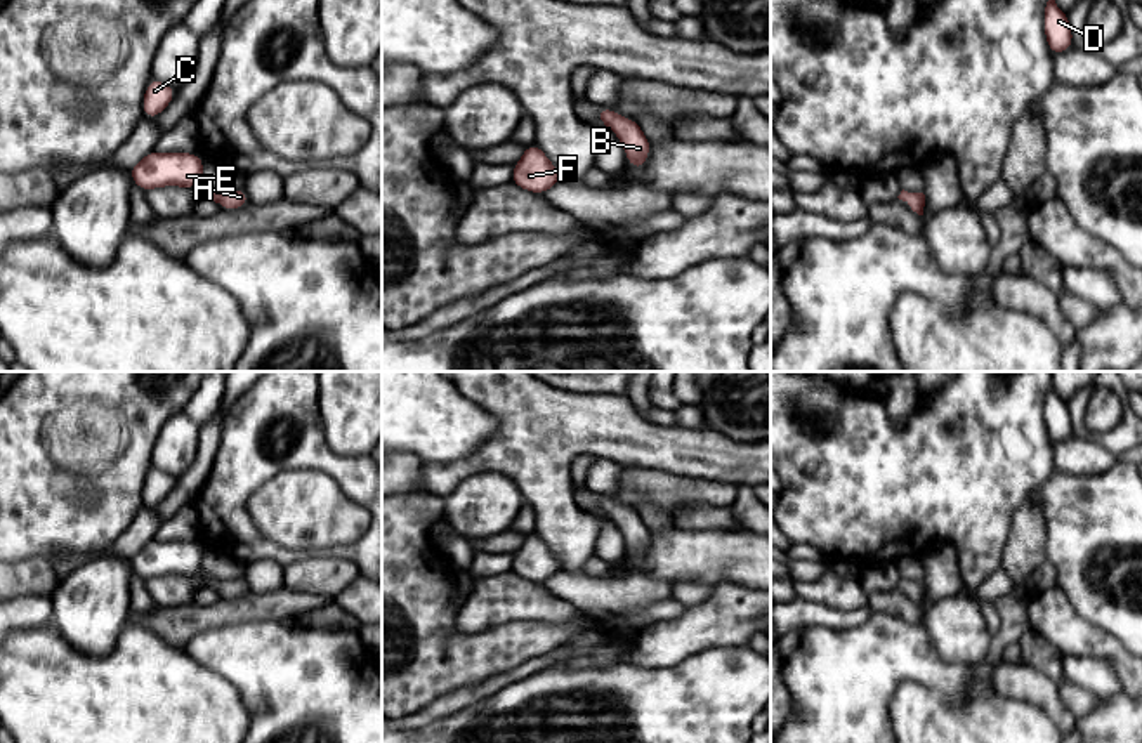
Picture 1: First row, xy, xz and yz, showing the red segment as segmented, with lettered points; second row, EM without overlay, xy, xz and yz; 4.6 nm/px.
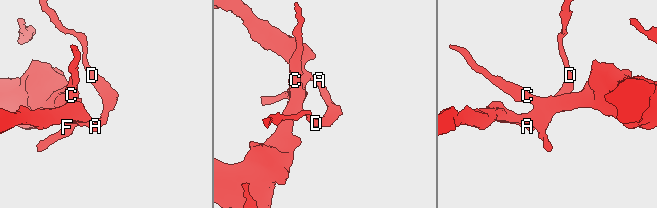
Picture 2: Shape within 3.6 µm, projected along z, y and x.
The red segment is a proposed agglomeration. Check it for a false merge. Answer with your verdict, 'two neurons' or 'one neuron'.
one neuron

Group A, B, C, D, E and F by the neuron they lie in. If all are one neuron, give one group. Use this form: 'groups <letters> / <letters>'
groups A B C D E F

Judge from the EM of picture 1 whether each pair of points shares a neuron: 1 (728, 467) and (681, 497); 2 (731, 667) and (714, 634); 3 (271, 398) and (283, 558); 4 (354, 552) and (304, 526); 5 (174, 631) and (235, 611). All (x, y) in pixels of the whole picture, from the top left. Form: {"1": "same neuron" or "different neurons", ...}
{"1": "different neurons", "2": "different neurons", "3": "same neuron", "4": "different neurons", "5": "same neuron"}

